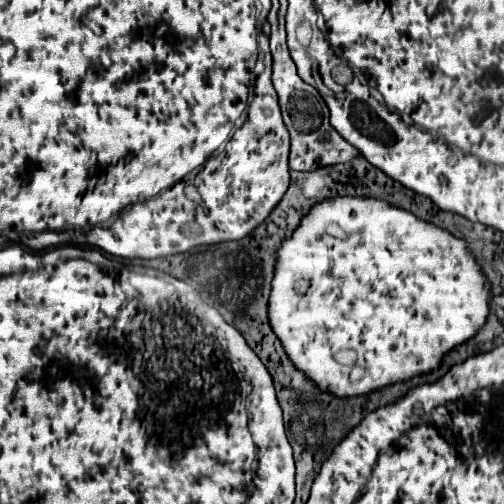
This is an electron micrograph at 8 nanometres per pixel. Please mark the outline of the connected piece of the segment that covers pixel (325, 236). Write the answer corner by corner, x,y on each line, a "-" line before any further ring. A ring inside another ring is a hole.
349,196
323,200
311,208
311,212
301,220
301,226
293,232
289,240
283,242
283,246
277,252
273,290
269,296
271,326
277,332
279,340
283,342
283,348
287,356
291,356
293,364
297,364
299,370
303,370
311,380
315,380
319,388
325,388
335,396
359,396
359,394
371,392
373,388
387,386
395,380
407,380
407,378
413,378
415,374
435,370
443,354
449,352
449,348
455,348
461,342
469,340
473,332
481,328
481,324
485,324
487,314
489,314
489,282
485,280
485,276
481,276
481,270
477,268
477,262
473,260
473,256
469,256
469,248
465,248
465,242
451,236
443,228
437,228
425,220
415,218
413,214
401,208
381,204
381,200
361,200
361,198
349,198
-
353,366
365,368
365,374
359,382
349,380
349,372

